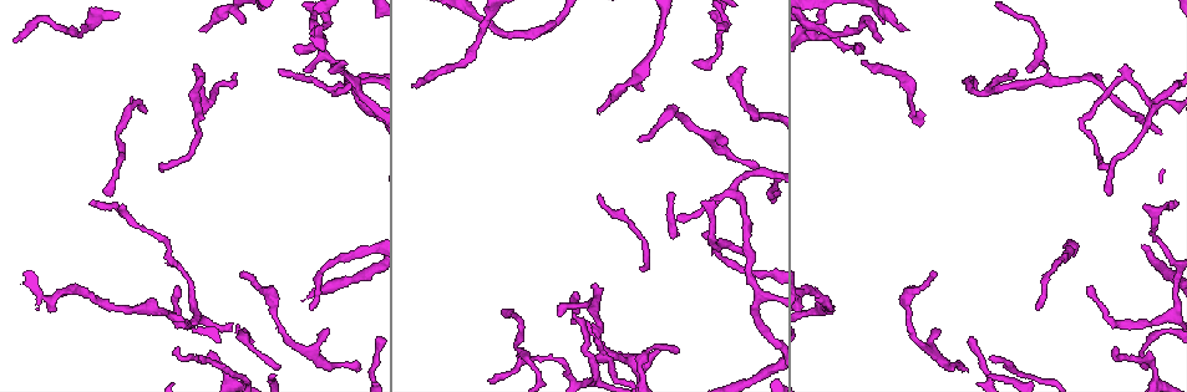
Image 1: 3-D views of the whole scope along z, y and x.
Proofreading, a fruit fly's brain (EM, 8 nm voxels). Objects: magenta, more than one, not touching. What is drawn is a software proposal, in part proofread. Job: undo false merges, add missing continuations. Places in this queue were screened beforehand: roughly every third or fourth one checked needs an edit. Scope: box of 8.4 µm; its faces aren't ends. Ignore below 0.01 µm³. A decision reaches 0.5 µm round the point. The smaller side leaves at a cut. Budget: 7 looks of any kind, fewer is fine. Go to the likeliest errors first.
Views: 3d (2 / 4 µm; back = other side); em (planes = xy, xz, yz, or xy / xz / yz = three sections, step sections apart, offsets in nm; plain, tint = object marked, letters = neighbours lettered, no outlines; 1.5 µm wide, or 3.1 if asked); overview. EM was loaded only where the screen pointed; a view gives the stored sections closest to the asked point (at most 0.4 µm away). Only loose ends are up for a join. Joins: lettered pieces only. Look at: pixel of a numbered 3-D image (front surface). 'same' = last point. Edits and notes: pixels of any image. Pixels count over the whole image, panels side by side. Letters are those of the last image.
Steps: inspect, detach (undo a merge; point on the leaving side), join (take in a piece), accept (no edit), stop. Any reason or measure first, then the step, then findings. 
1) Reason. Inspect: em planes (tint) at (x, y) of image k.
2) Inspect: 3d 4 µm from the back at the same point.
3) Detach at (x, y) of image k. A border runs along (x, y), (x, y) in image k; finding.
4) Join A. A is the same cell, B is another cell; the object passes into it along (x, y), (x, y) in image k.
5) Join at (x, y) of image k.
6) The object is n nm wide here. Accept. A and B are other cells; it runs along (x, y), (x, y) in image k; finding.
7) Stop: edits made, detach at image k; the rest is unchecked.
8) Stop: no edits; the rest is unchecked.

Tapers out. Inspect: em planes (letters) at (933, 273) of image 1.

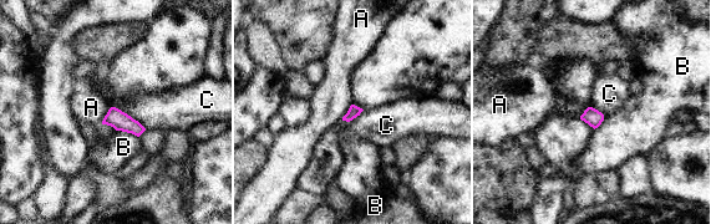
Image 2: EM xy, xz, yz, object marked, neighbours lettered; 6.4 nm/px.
Accept. A, B and C are other cells; a border runs along (120, 110), (137, 120), (146, 128) in image 2; none of them fits.

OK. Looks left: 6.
Thin end. Inspect: em xz step 8 (letters) at (202, 31) of image 1.

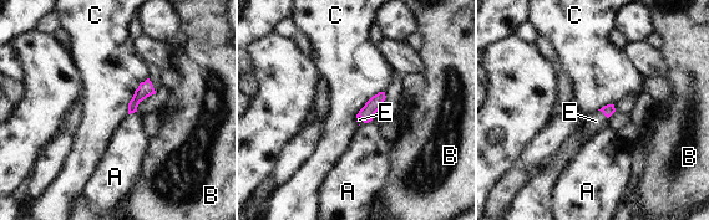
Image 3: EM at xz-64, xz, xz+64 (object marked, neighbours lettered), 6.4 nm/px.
Cut it another way. Inspect: em planes (letters) at the same point.

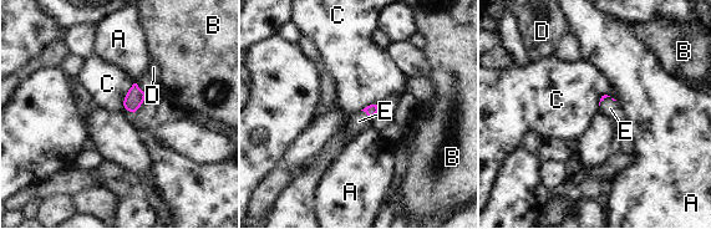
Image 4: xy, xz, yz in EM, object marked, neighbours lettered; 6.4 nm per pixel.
The longest contact is with C, 200 nm. Join E. E is the same cell, A, B, C and D are other cells; the object passes into it along (371, 110), (366, 113), (359, 121) in image 4; it goes on there.

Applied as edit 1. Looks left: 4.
Tapers out. Inspect: 3d 4 µm from the back at (15, 41) of image 1.

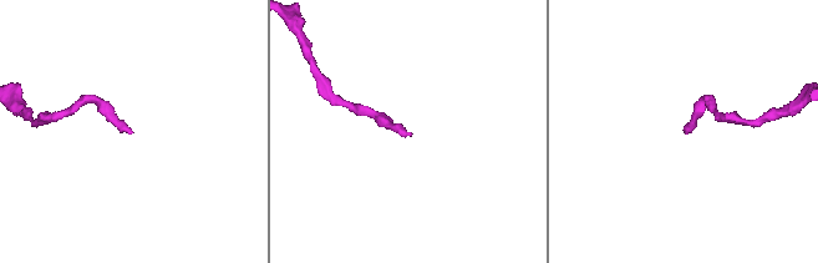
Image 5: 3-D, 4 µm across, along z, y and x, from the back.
Shape alone is not enough. Inspect: em planes (tint) at (685, 134) of image 5.

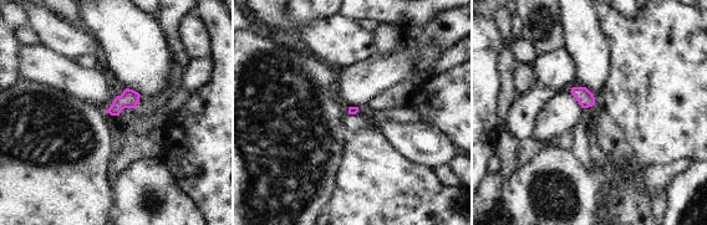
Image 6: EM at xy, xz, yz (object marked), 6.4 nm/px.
Inspect: em planes (letters) at the same point.

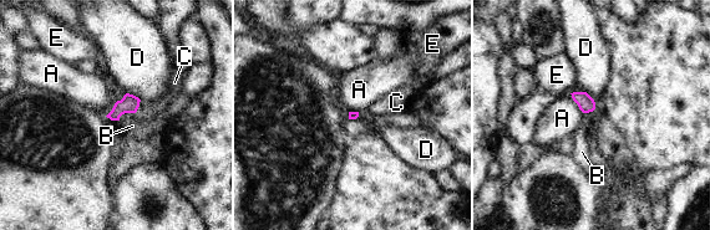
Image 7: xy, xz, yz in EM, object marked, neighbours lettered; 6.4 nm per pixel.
Accept. A, B, C, D and E are other cells; a border runs along (569, 93), (583, 113) in image 7; none of them fits.

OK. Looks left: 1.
Stop: edits made, join at image 4; the rest is unchecked.

